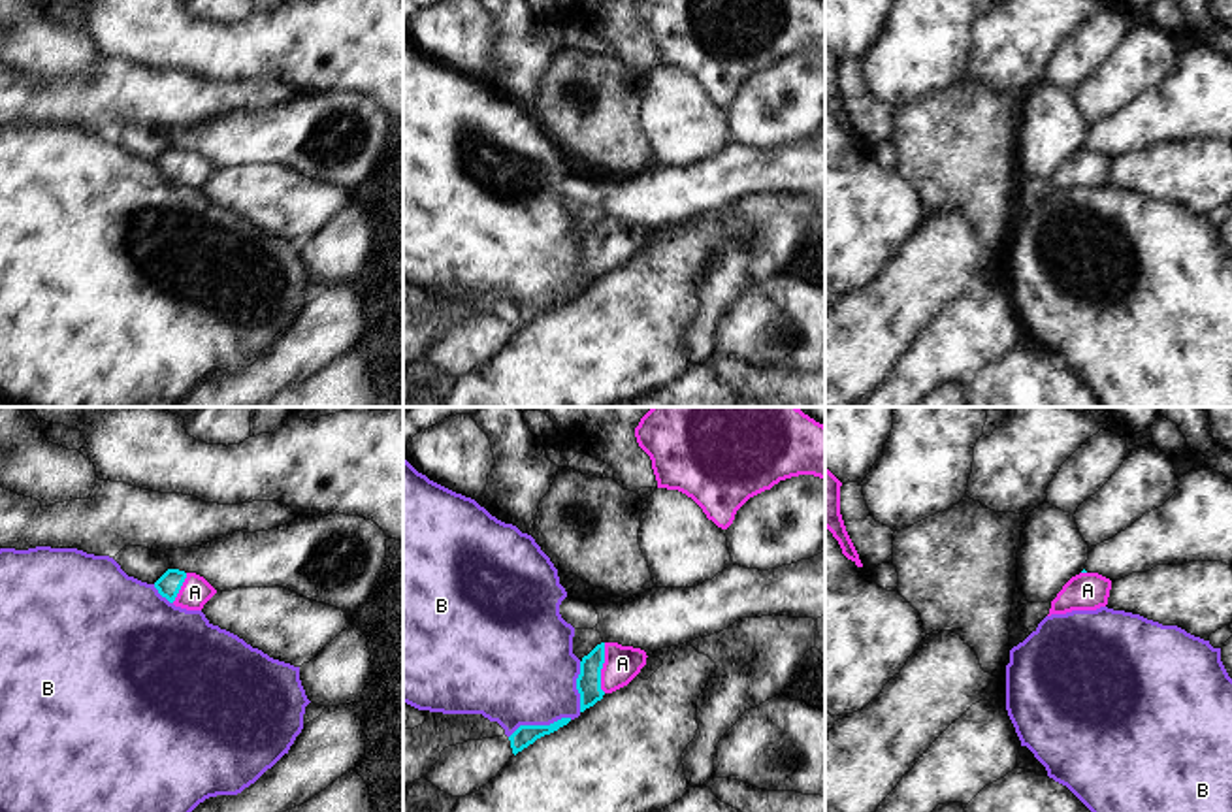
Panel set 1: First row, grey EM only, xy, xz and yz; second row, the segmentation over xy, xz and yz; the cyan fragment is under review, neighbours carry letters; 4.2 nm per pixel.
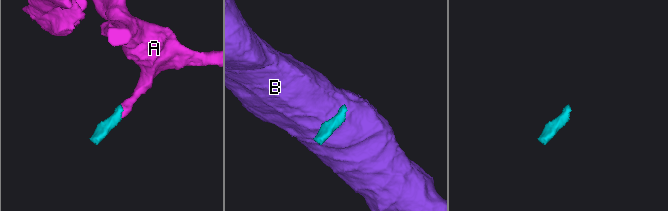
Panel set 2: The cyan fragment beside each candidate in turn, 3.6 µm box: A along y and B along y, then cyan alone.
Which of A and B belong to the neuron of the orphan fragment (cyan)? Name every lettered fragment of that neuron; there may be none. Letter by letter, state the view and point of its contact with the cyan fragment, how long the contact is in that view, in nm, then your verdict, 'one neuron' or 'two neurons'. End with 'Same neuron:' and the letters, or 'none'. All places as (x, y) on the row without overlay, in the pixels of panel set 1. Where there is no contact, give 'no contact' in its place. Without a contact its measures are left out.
A: xz (601, 245) | 220 nm | one neuron
B: xz (539, 304) | 280 nm | two neurons
Same neuron: A

